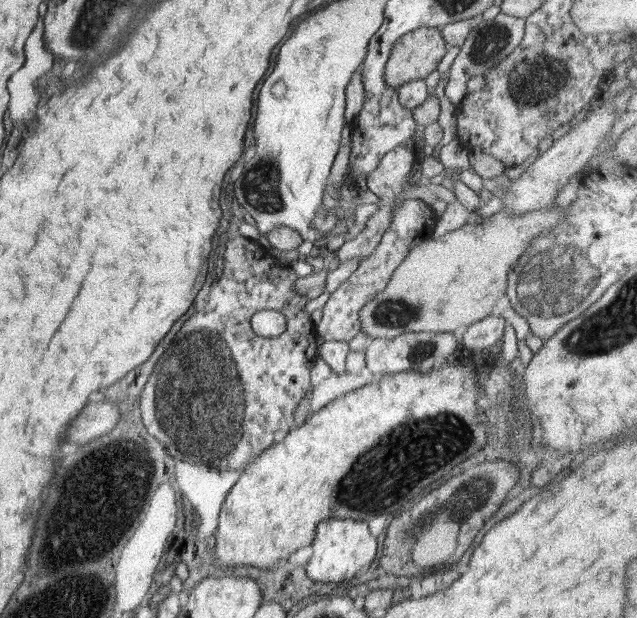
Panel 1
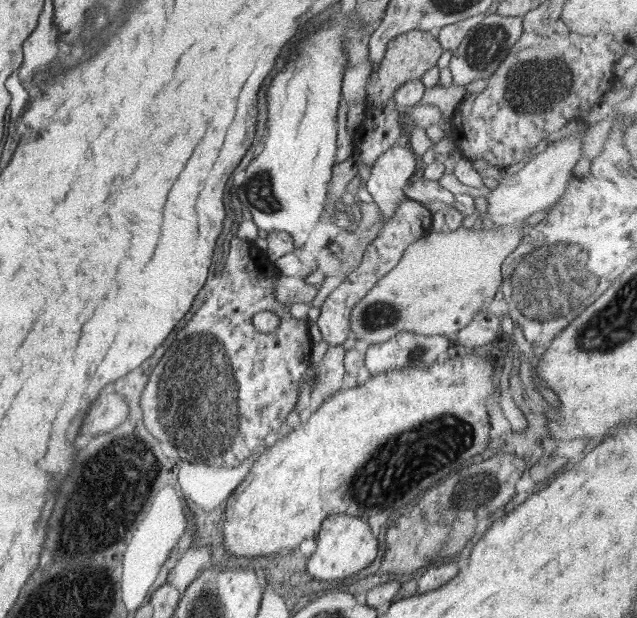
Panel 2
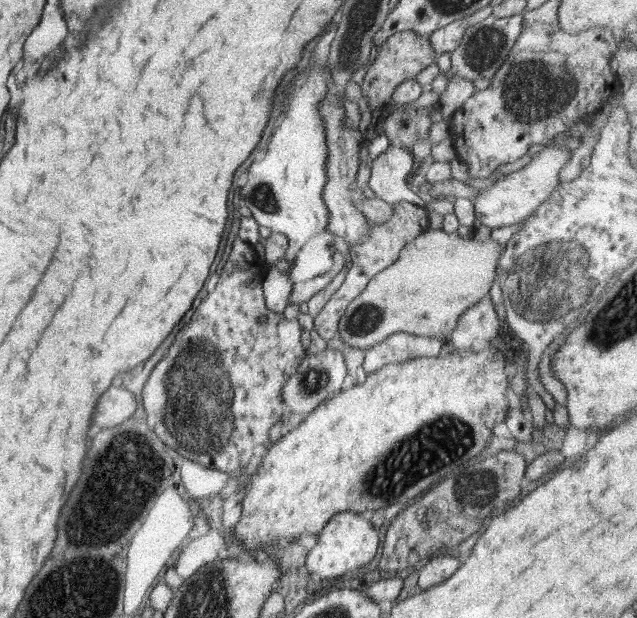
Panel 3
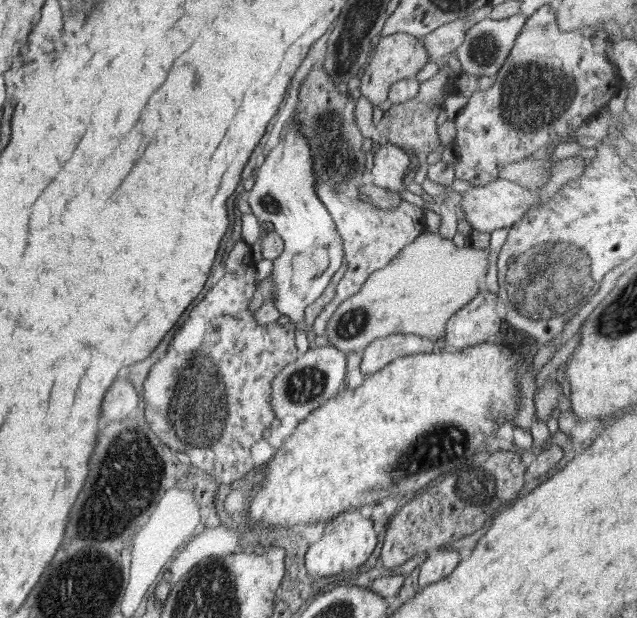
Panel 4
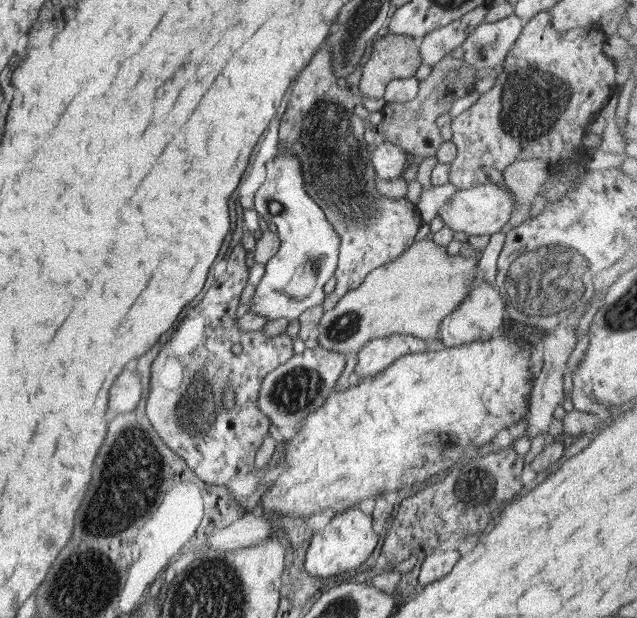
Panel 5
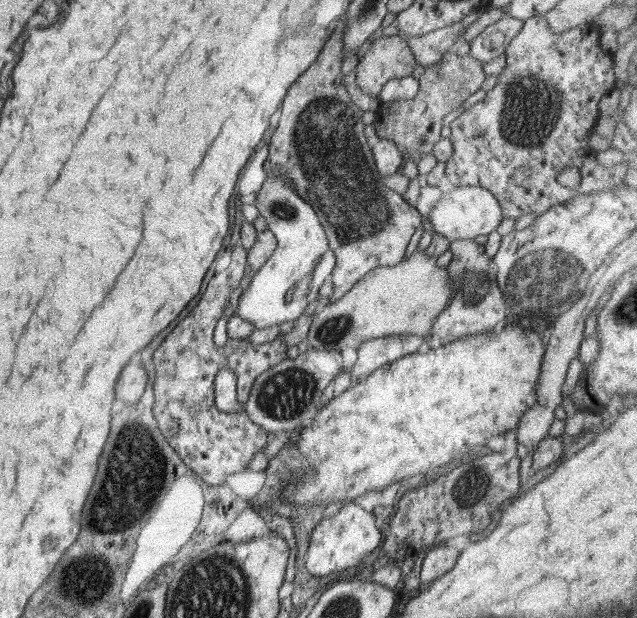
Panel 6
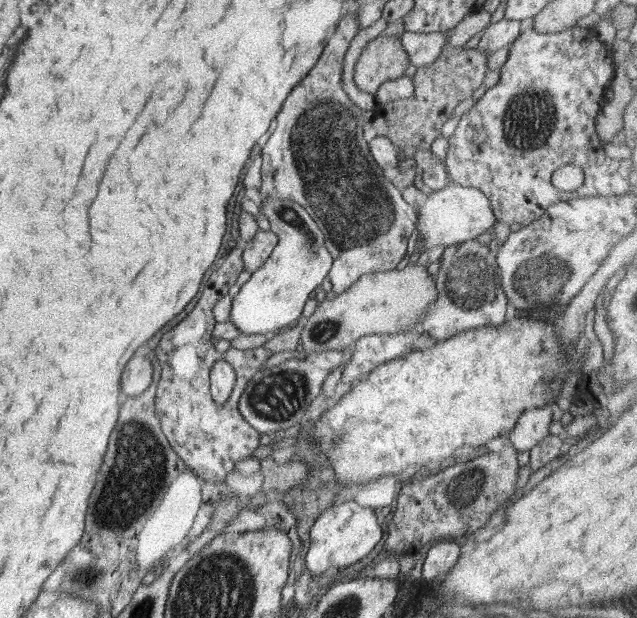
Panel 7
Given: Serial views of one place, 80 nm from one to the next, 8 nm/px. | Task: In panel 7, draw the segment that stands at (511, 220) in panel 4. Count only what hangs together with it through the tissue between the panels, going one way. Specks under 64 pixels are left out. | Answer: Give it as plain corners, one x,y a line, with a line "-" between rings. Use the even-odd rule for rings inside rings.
453,183
431,194
428,200
425,200
425,198
419,200
415,208
417,230
411,243
411,251
414,252
419,236
423,236
426,242
421,249
422,251
438,245
447,247
476,239
498,221
494,216
489,198
479,188
465,187

